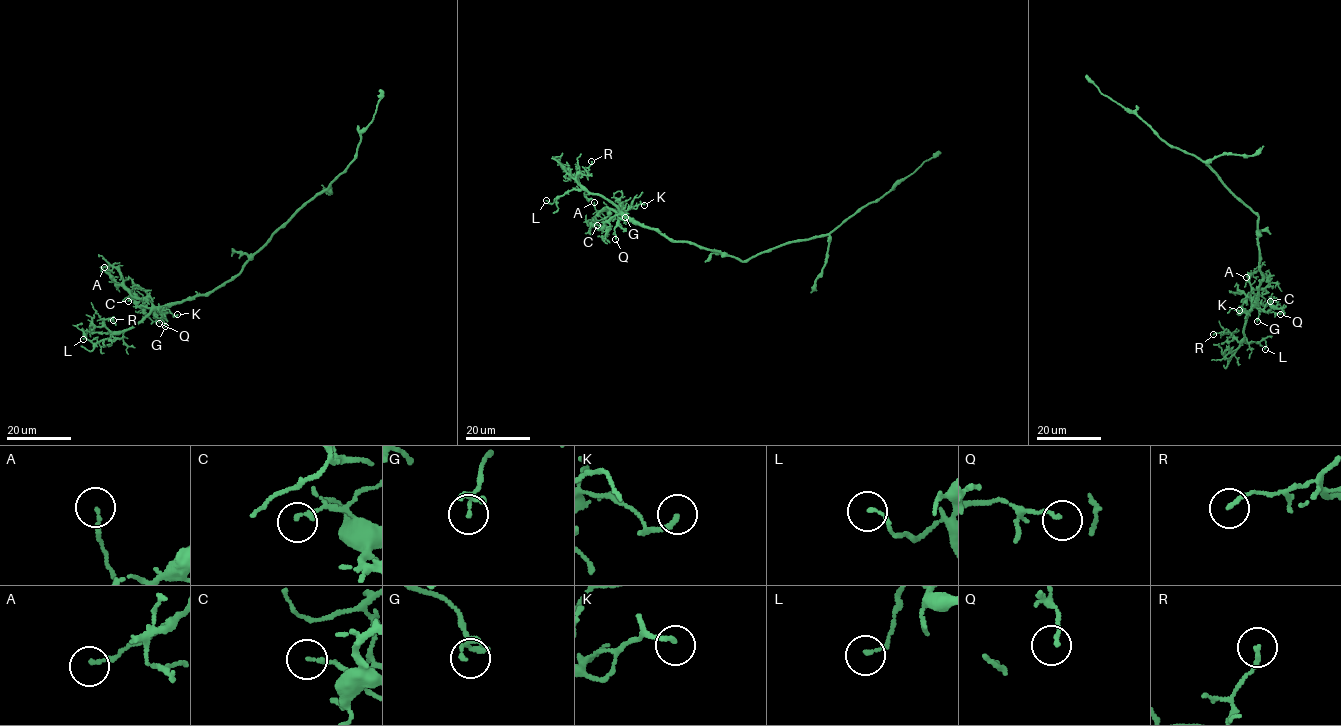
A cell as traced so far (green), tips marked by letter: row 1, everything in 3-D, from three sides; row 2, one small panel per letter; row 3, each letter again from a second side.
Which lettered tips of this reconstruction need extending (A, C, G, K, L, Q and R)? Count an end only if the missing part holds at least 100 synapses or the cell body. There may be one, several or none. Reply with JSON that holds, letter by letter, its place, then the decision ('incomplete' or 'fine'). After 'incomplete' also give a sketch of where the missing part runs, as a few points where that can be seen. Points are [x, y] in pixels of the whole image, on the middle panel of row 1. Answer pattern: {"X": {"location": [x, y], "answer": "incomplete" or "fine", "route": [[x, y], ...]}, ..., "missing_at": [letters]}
{"A": {"location": [594, 202], "answer": "fine"}, "C": {"location": [597, 225], "answer": "fine"}, "G": {"location": [625, 217], "answer": "fine"}, "K": {"location": [644, 205], "answer": "fine"}, "L": {"location": [546, 200], "answer": "fine"}, "Q": {"location": [615, 239], "answer": "fine"}, "R": {"location": [591, 161], "answer": "fine"}, "missing_at": []}

